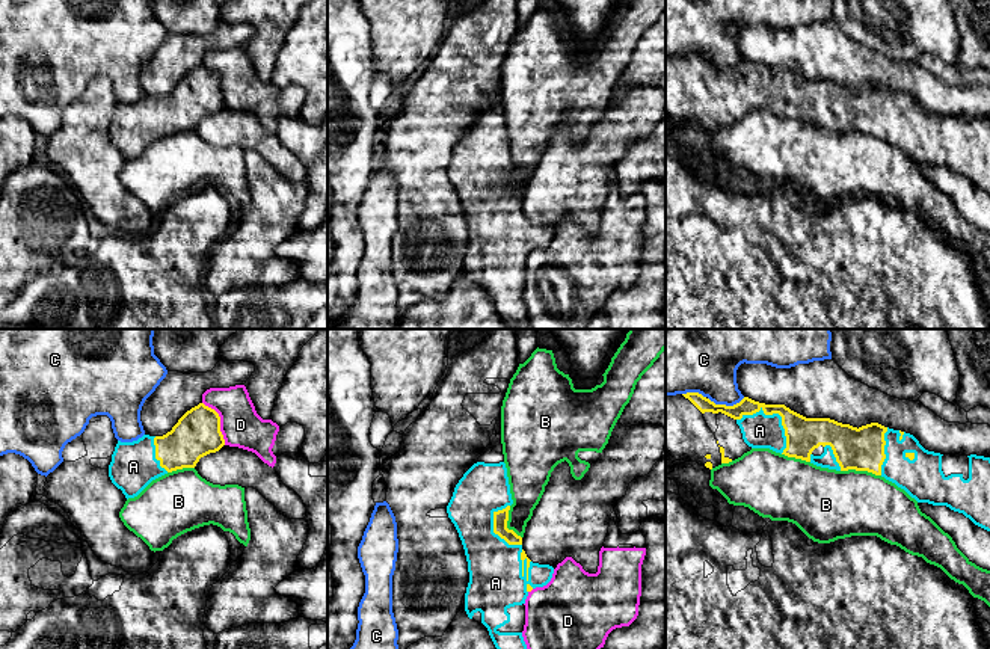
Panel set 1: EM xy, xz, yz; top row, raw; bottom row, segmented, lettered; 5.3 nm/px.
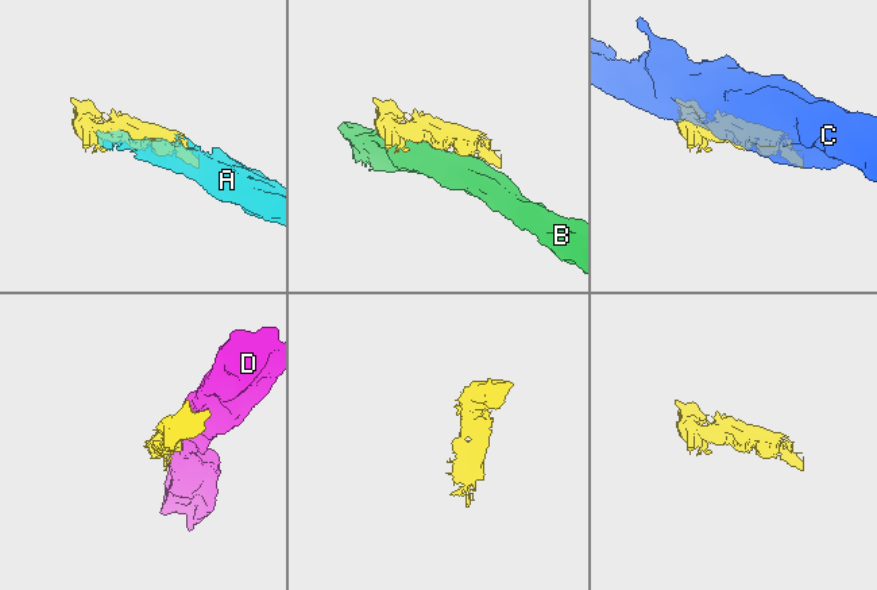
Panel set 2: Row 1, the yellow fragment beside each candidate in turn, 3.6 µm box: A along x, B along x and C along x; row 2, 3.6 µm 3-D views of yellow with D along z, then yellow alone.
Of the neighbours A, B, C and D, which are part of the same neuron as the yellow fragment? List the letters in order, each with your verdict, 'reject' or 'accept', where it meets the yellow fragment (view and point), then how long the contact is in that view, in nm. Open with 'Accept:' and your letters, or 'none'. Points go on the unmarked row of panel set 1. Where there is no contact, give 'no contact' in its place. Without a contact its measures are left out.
Accept: A
A: accept; meets yellow in yz at (777, 74); contact 320 nm long
B: reject; meets yellow in yz at (860, 132); contact 220 nm long
C: reject; meets yellow in yz at (725, 67); contact 200 nm long
D: reject; meets yellow in xy at (219, 83); contact 260 nm long

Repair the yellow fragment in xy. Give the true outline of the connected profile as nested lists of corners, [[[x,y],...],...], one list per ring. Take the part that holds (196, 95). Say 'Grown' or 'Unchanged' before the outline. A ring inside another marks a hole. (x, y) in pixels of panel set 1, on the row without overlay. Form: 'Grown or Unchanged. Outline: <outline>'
Grown. Outline: [[[199,65],[163,98],[143,97],[133,104],[118,103],[109,127],[112,145],[125,160],[137,158],[152,142],[183,130],[225,107],[219,75]]]

